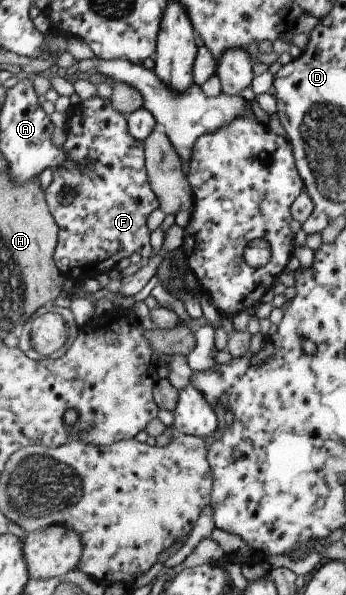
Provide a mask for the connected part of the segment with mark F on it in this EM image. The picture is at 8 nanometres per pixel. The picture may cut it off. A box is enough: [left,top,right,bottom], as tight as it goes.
[46,96,161,282]

